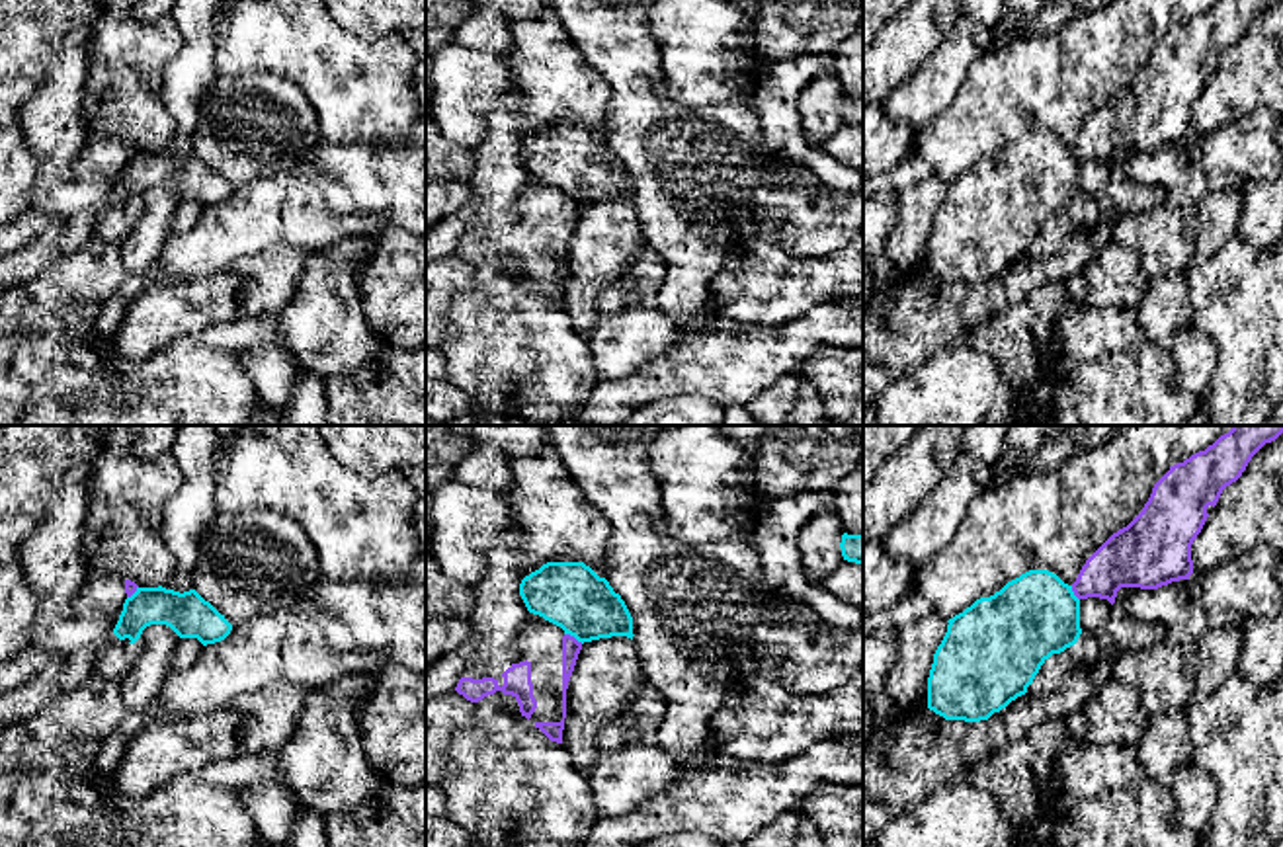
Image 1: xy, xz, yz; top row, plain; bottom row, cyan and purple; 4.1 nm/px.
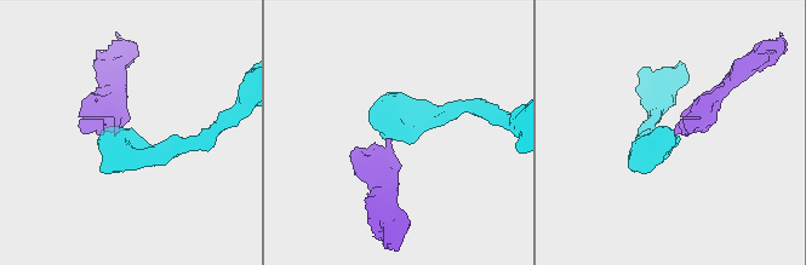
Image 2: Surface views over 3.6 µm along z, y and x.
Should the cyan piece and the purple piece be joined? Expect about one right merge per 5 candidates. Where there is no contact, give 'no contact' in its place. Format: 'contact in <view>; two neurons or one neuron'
contact in xz; two neurons

